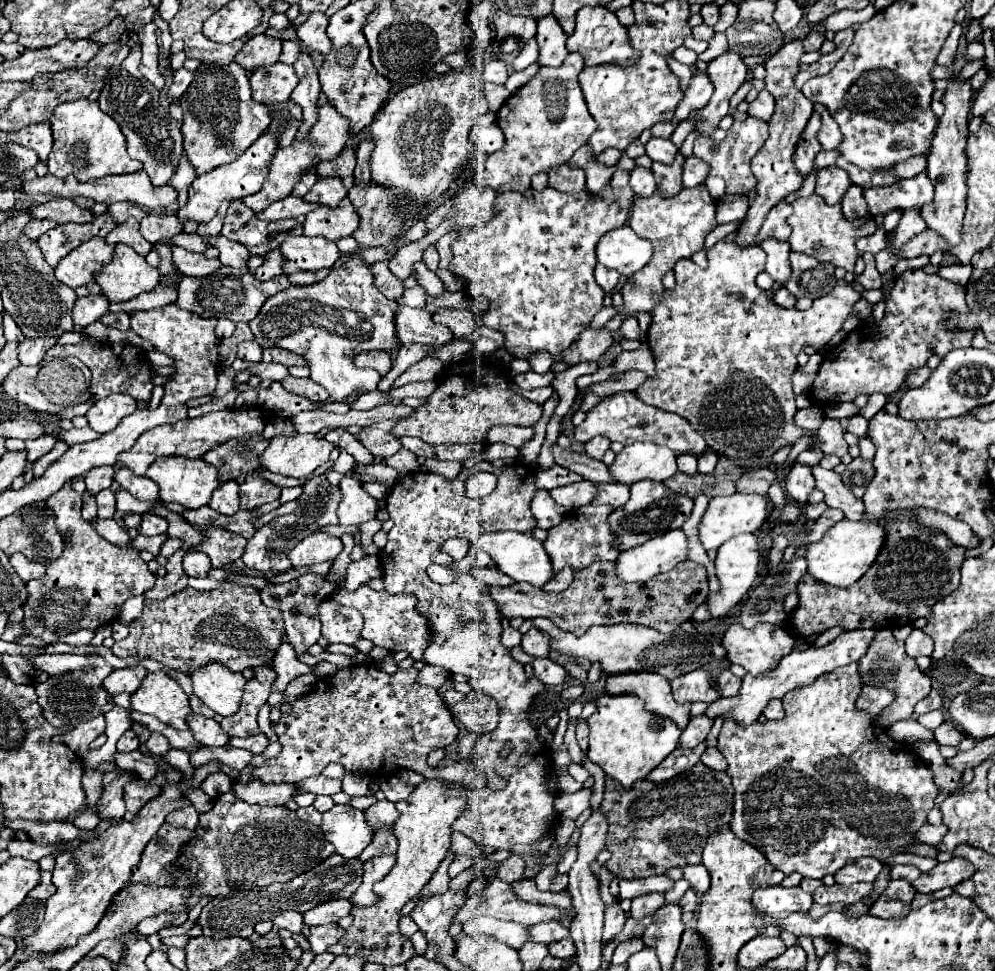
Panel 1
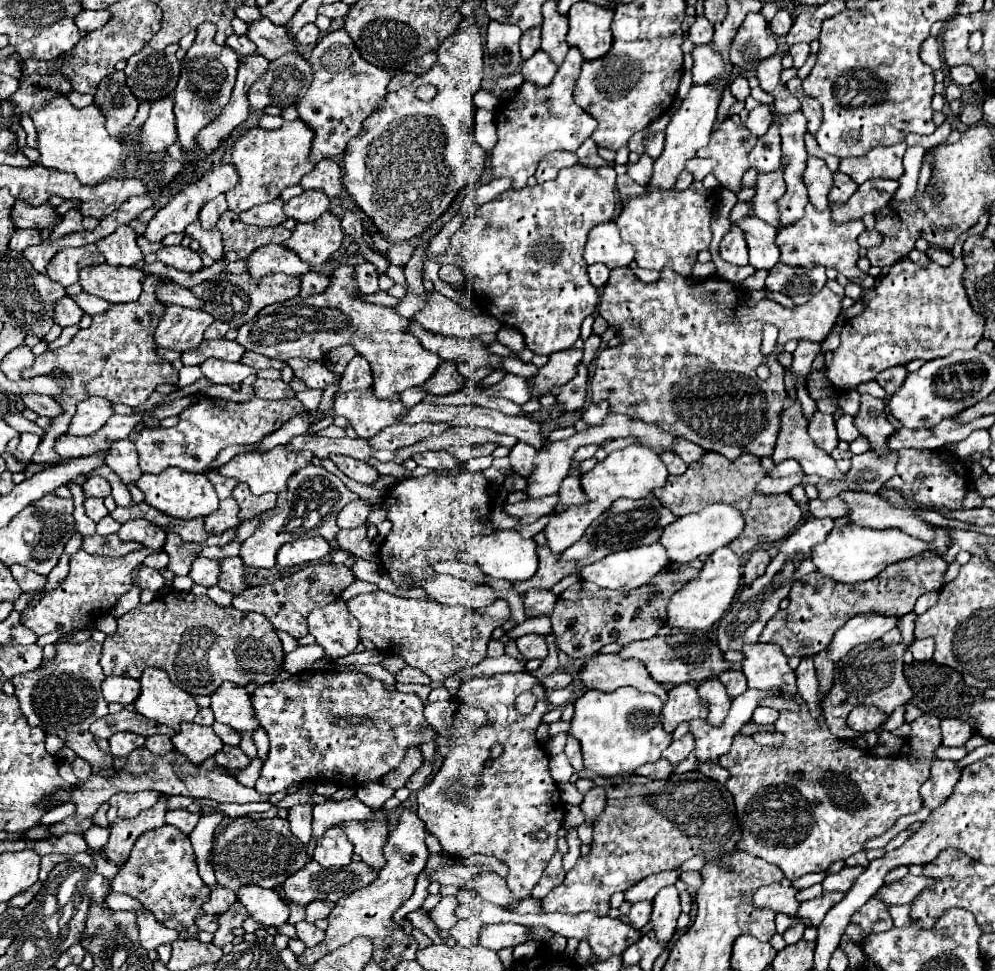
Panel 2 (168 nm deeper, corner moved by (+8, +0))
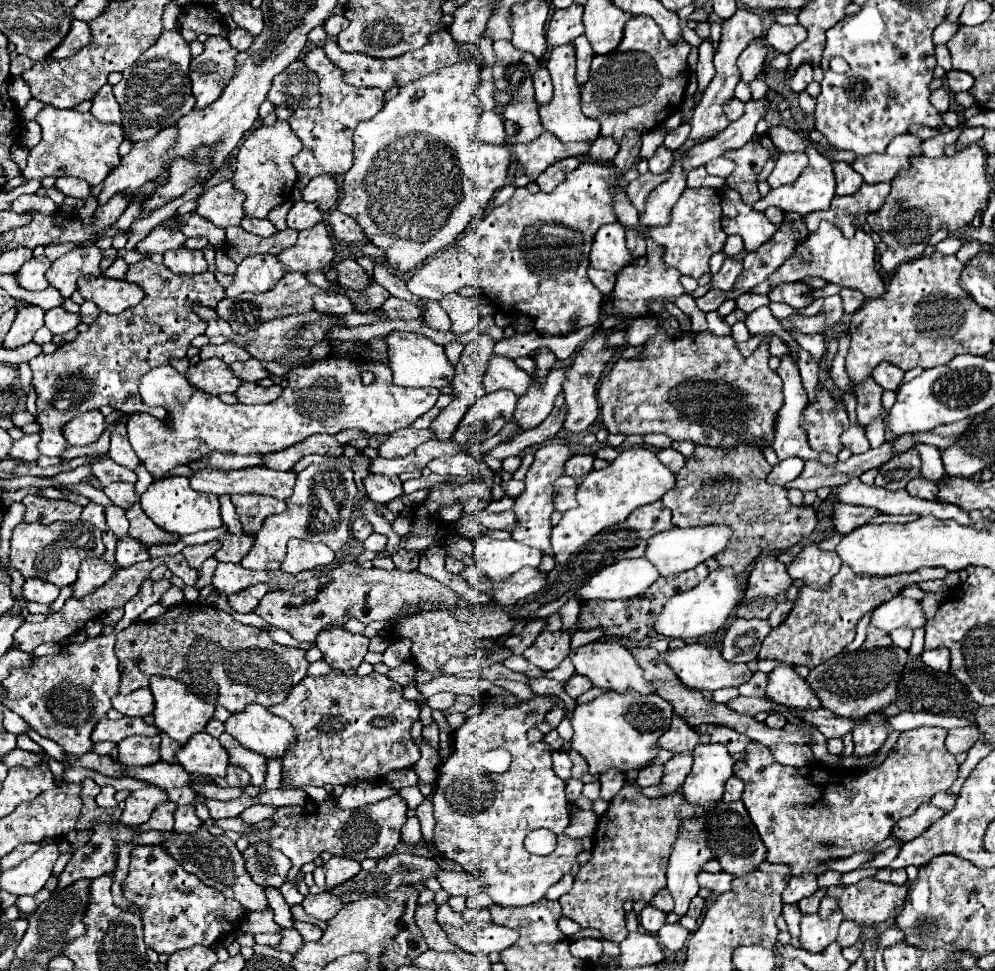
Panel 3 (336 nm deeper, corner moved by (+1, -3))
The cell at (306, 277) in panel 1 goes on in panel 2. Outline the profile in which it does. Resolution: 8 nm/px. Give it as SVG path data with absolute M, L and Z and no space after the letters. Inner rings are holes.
M310 271L306 275L300 277L302 279L302 291L300 291L300 297L310 297L310 295L318 295L318 293L324 293L330 285L330 279L322 273L316 273L316 271Z

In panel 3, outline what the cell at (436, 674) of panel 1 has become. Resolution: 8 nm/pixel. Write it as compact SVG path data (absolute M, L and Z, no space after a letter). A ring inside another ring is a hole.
M403 662L401 666L397 666L397 668L393 668L393 670L389 670L389 678L391 680L395 680L397 684L401 684L401 686L407 686L407 684L411 684L411 682L415 682L415 674L417 674L417 668L415 668L415 664L413 662Z

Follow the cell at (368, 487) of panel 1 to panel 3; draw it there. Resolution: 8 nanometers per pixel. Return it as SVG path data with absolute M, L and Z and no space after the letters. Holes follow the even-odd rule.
M329 460L319 466L307 466L303 472L297 474L297 482L293 488L293 494L287 500L295 500L295 506L289 506L283 514L269 516L263 522L263 528L255 534L255 544L251 546L251 552L243 558L243 568L247 570L279 570L283 558L285 558L285 546L289 538L299 538L299 540L309 540L309 542L323 542L333 550L339 550L347 538L349 538L349 520L353 514L353 502L357 494L357 484L353 480L353 470L345 468L341 462Z

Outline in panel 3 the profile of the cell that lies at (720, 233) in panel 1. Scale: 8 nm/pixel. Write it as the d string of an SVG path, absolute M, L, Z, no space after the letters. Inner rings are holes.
M809 146L805 152L809 156L809 166L803 170L803 174L799 176L799 180L795 184L791 184L791 186L775 188L765 198L757 200L753 206L759 212L763 212L767 206L777 206L783 212L797 212L797 214L805 216L805 214L811 214L811 212L827 210L829 208L829 204L831 204L831 200L835 196L835 176L833 176L831 160L825 158L821 152L817 152L817 148L813 148L813 146Z

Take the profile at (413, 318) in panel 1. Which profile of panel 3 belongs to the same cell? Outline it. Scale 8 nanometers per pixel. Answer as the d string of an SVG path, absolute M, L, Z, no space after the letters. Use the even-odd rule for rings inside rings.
M493 354L489 358L487 372L485 372L483 380L485 380L487 392L507 388L507 390L513 390L517 396L523 396L533 378L527 372L523 372L521 368L517 368L517 364L511 358Z

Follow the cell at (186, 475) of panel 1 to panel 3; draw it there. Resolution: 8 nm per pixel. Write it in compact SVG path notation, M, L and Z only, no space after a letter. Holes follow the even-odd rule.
M169 476L169 478L153 480L151 486L141 496L141 508L159 528L179 536L223 526L219 498L207 496L205 492L195 492L185 476Z

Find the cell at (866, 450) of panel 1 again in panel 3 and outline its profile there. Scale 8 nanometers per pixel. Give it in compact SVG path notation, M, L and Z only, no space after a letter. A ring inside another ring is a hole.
M877 420L875 424L869 424L865 428L865 434L867 434L867 440L871 442L871 446L881 446L883 440L885 440L885 424L881 424Z

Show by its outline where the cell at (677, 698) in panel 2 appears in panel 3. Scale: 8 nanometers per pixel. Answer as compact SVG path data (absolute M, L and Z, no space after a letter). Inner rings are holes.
M673 716L669 730L659 738L659 746L673 754L691 752L701 742L709 742L709 736L699 734L697 728L691 728L687 720L683 720L681 716Z

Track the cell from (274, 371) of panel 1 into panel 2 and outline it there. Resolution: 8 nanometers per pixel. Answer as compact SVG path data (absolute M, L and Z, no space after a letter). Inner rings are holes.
M206 359L200 365L202 377L206 377L210 383L216 385L234 385L234 383L242 383L248 375L256 373L252 367L242 365L242 363L226 363L220 359Z

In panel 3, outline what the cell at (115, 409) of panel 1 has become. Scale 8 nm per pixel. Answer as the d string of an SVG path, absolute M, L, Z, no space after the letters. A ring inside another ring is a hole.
M99 410L79 414L63 426L63 434L71 446L87 446L99 440L105 430L105 416Z

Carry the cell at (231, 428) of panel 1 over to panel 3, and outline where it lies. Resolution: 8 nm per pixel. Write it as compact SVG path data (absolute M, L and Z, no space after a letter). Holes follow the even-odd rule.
M329 354L323 362L309 368L295 368L287 380L289 384L271 404L225 404L217 396L193 390L187 378L173 366L153 368L141 378L141 400L147 406L163 406L179 426L171 430L151 414L133 414L127 422L131 446L147 472L159 480L173 468L197 462L213 450L221 454L269 454L293 446L311 434L337 434L345 428L363 430L371 436L391 434L409 428L439 398L437 388L393 386L391 370L385 362L361 362L359 358L337 354ZM361 370L371 370L377 380L365 386L361 382Z

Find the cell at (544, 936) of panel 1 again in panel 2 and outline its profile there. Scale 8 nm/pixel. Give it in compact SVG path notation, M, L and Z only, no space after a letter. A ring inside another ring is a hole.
M482 923L478 943L488 949L504 949L504 947L514 947L520 943L526 943L528 929L524 925L516 923Z

